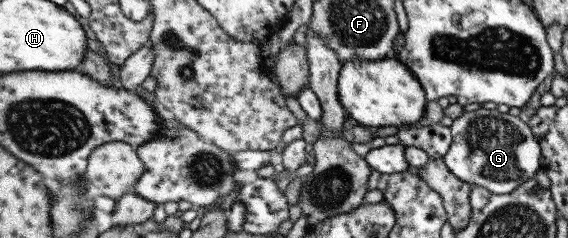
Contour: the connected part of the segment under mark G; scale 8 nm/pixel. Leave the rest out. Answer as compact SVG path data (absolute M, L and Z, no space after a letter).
M478 108L475 111L464 112L464 125L450 125L451 142L447 153L441 158L444 165L460 181L471 185L478 185L488 189L490 193L502 195L516 189L520 183L533 178L539 169L539 143L534 138L530 126L520 121L518 116L509 115L508 112L500 113L496 108L488 110Z

